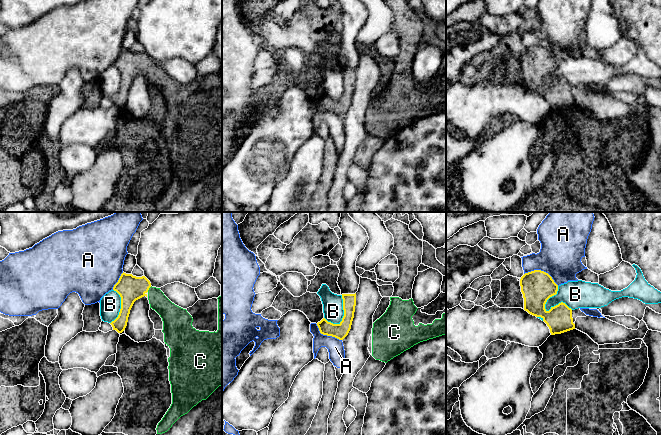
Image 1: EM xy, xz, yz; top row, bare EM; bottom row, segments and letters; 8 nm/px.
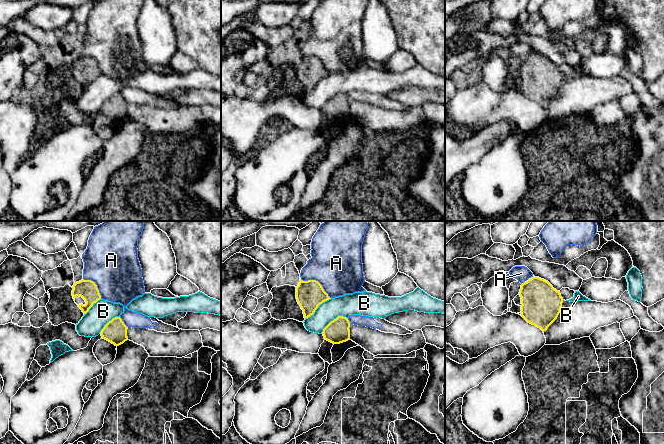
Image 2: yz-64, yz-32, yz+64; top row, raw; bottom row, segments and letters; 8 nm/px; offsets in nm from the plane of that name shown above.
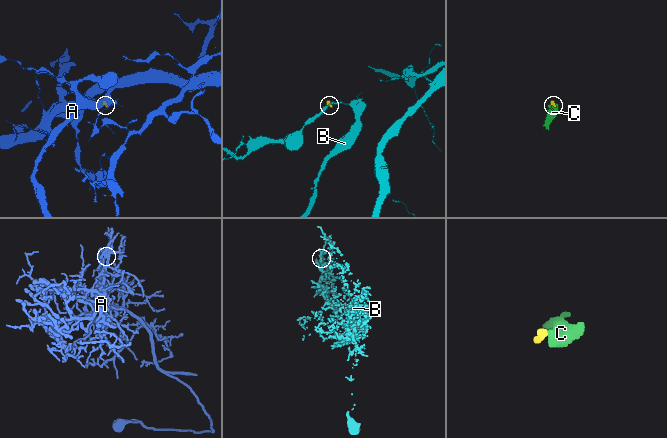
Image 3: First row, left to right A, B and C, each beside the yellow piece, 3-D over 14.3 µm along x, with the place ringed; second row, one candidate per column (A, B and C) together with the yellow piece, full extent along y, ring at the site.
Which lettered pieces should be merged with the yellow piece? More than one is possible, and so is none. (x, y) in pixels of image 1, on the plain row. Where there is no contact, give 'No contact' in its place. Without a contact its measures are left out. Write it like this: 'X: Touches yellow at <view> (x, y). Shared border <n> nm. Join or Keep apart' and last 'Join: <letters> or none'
A: Touches yellow at yz (542, 47). Shared border 300 nm. Keep apart
B: Touches yellow at yz (557, 81). Shared border 240 nm. Keep apart
C: Touches yellow at xy (148, 65). Shared border 60 nm. Join
Join: C

